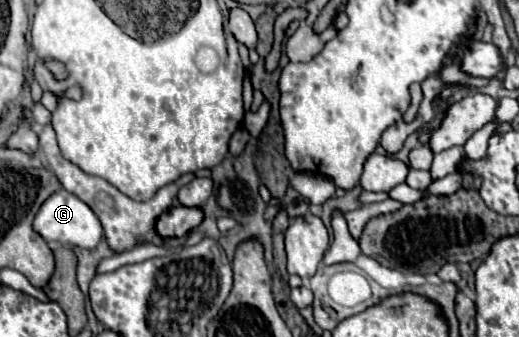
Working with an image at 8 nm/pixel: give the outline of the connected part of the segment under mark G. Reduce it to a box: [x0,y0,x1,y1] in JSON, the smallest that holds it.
[33,190,103,248]

